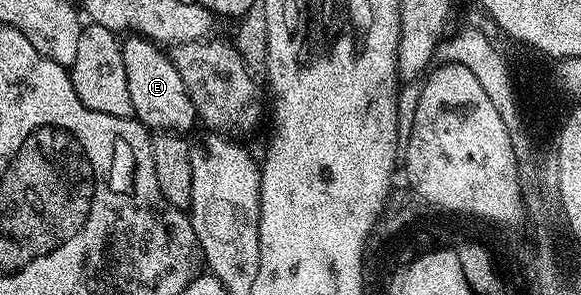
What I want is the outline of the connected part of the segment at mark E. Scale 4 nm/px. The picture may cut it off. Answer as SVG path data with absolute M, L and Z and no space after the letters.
M127 36L122 39L123 59L125 60L125 76L129 80L129 96L133 100L133 115L138 121L142 122L151 132L187 132L191 125L196 125L195 105L189 96L189 92L185 88L185 80L181 80L181 72L177 72L177 68L171 63L170 53L166 49L160 48L151 39L144 36Z

